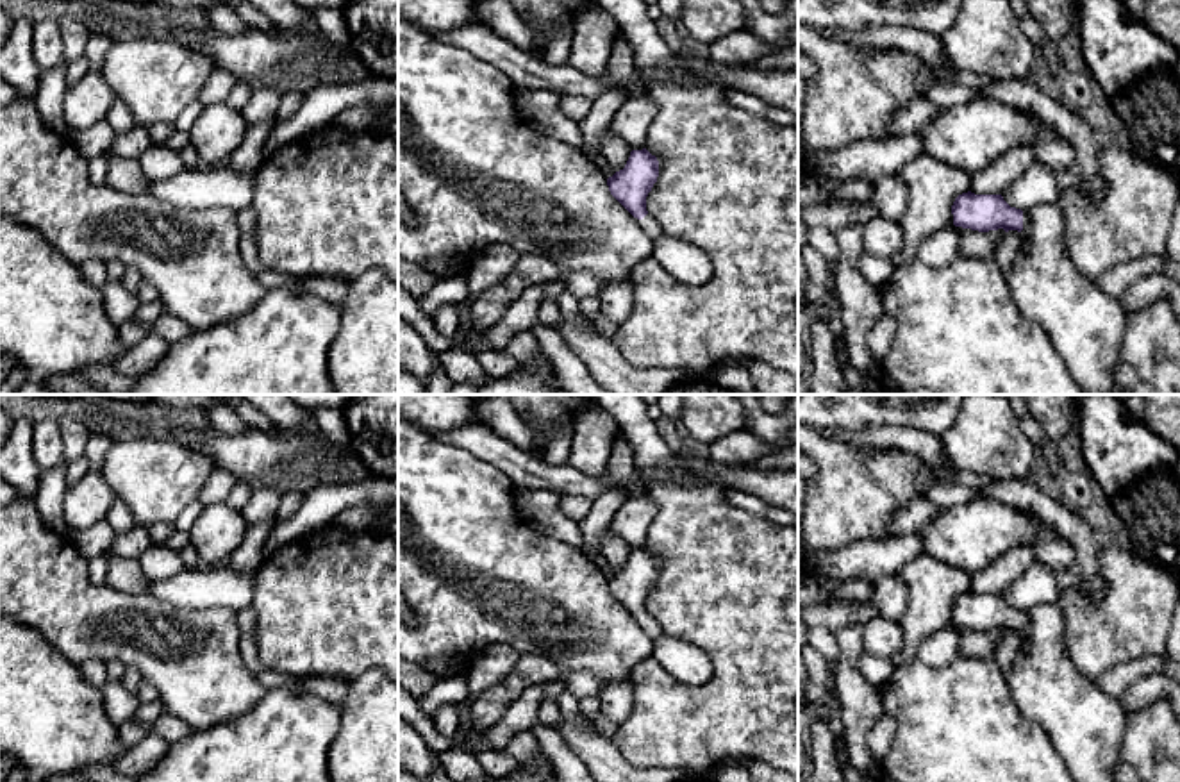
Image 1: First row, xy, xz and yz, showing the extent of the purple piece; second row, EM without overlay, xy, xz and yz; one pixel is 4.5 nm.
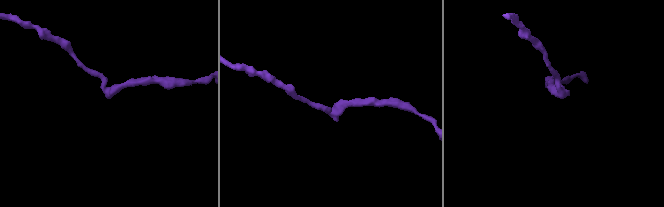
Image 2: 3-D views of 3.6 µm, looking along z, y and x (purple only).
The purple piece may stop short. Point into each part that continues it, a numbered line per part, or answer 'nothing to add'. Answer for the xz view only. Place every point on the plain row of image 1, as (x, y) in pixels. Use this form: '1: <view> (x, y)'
1: xz (648, 623)

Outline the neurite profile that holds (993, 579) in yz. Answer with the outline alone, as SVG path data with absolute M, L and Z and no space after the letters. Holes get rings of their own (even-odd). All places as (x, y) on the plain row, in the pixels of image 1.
M1021 545L987 564L973 575L971 593L1003 595L1003 591L1023 575L1030 562L1035 561L1034 546Z

